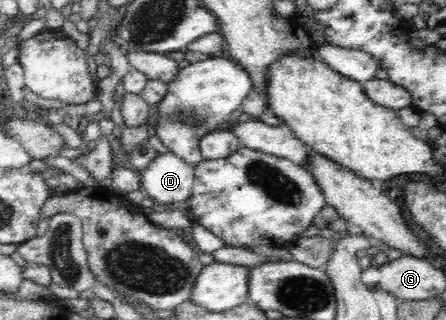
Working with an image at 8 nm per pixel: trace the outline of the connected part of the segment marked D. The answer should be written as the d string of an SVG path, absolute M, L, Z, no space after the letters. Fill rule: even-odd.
M172 152L158 153L140 176L145 196L159 204L185 204L190 200L194 167Z

